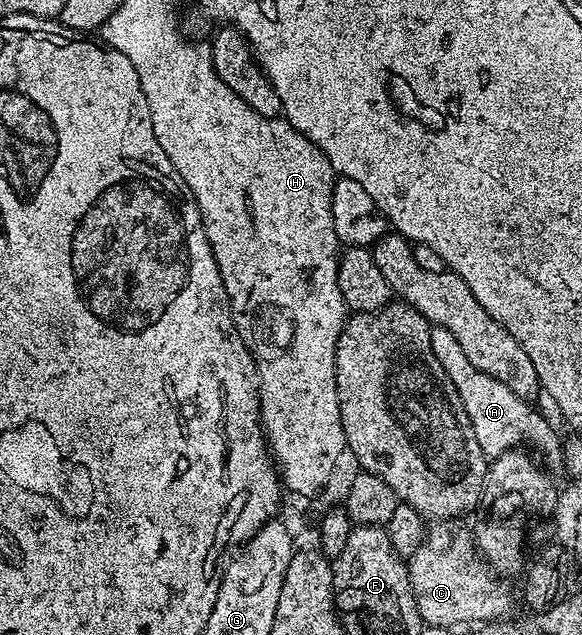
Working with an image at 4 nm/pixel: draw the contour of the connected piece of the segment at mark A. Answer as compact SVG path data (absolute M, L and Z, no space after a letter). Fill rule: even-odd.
M470 362L467 365L446 365L442 370L468 422L469 432L486 440L482 445L484 452L489 455L509 453L521 446L518 444L526 443L550 464L557 466L561 462L562 441L558 439L549 419L541 417L531 402L520 400L512 391L508 391L508 387L504 387L504 383L492 379L492 375L484 375L484 371L476 371Z

